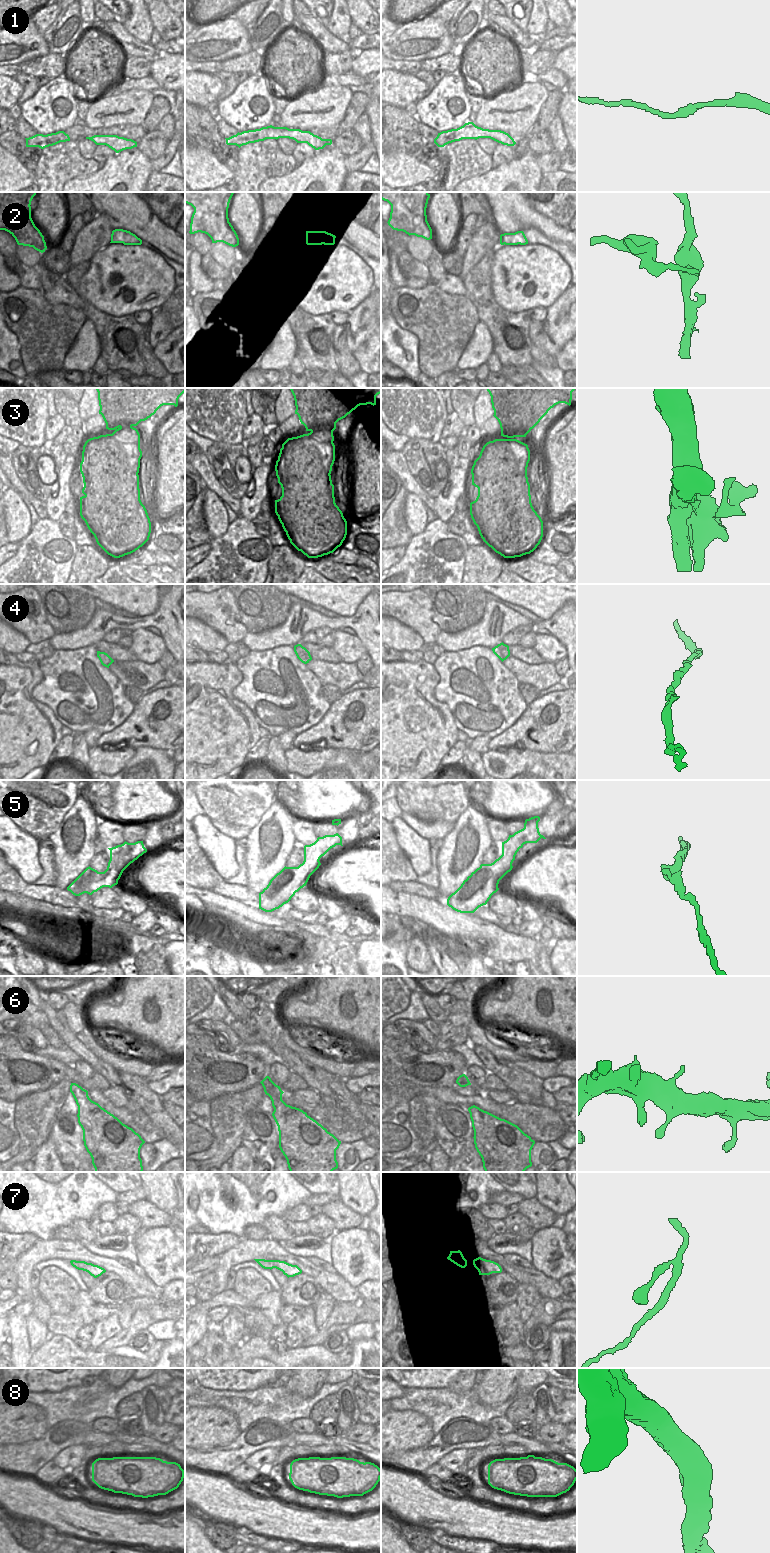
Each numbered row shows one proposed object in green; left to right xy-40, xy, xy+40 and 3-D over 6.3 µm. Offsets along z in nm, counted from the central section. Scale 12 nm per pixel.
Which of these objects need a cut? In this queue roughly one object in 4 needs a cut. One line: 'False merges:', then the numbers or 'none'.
False merges: 2

